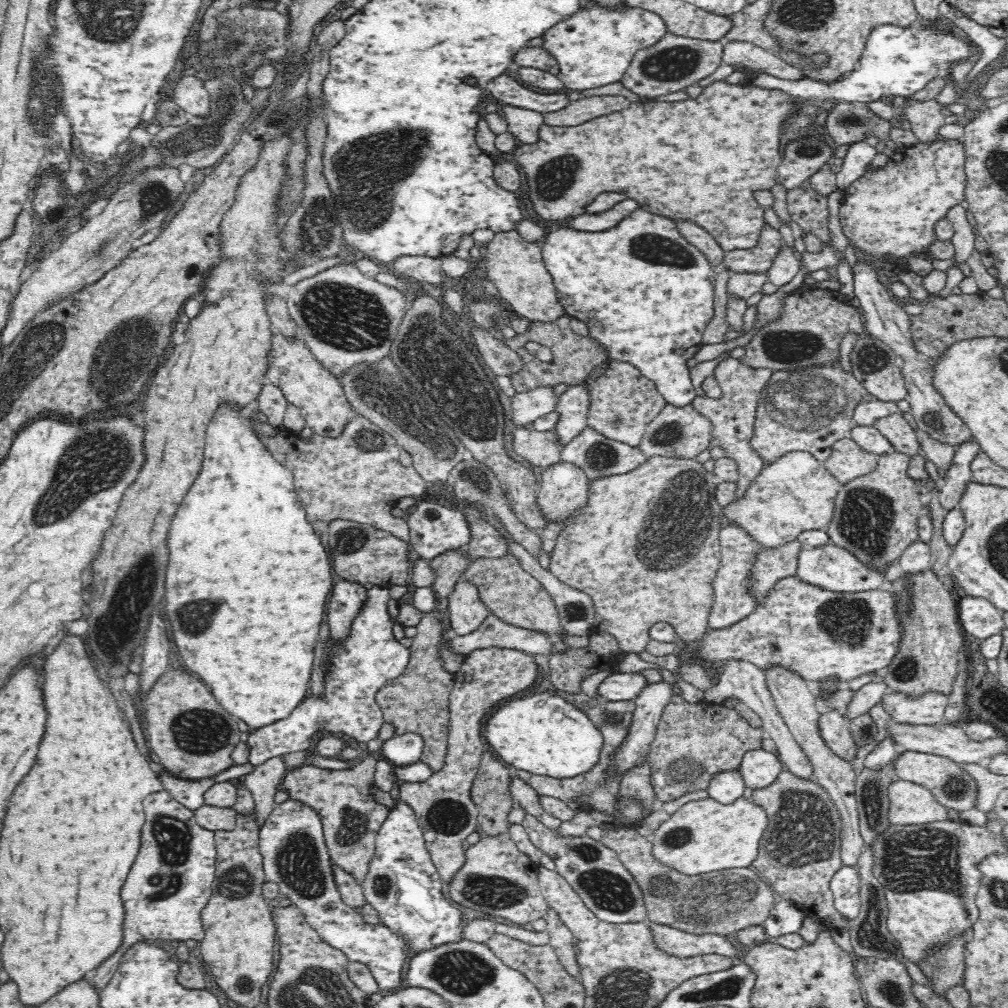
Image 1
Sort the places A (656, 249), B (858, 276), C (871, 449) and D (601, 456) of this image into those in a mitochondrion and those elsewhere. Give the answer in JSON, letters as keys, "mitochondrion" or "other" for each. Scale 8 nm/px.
{"A":"mitochondrion","B":"other","C":"other","D":"mitochondrion"}

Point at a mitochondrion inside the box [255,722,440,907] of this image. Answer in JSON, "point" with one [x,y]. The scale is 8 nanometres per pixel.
{"point":[297,864]}

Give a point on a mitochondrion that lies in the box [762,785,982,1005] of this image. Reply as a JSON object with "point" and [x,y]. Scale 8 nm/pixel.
{"point":[923,858]}

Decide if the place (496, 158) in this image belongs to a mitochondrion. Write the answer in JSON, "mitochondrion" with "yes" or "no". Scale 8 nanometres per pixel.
{"mitochondrion":"no"}

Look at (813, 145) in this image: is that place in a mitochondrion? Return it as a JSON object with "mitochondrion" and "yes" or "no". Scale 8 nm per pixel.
{"mitochondrion":"yes"}

